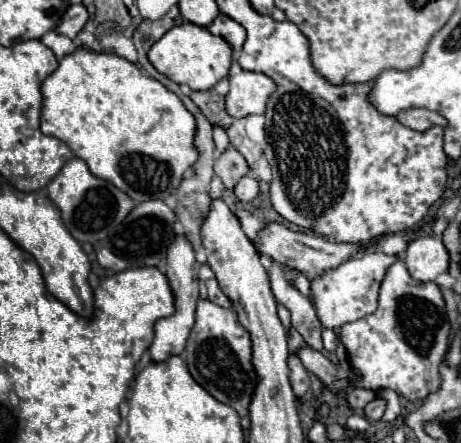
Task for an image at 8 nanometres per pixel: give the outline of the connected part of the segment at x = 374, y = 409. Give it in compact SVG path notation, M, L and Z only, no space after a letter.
M375 398L373 402L369 402L365 406L365 414L369 420L381 420L383 414L385 414L385 408L387 408L387 400L385 398Z

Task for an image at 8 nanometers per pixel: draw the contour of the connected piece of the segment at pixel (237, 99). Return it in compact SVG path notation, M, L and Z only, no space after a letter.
M241 72L229 78L231 88L225 96L225 110L233 118L263 114L269 94L275 92L275 82L259 72Z

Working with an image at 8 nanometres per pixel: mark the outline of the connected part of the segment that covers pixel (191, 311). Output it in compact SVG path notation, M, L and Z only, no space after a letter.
M183 234L175 236L171 246L167 248L167 278L169 278L169 284L175 294L175 314L155 322L155 340L151 344L153 362L163 362L173 354L181 354L181 350L185 348L189 330L195 322L195 306L199 300L199 280L197 280L199 266L201 264L195 258L195 250L193 250L191 242Z

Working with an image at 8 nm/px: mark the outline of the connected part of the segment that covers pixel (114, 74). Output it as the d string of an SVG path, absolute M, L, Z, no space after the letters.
M79 46L59 60L57 70L45 78L41 94L41 132L65 142L77 158L87 162L91 174L115 184L133 202L149 198L165 200L179 186L183 172L197 160L197 150L193 148L195 118L191 112L161 82L143 76L135 64L117 54L93 52Z

